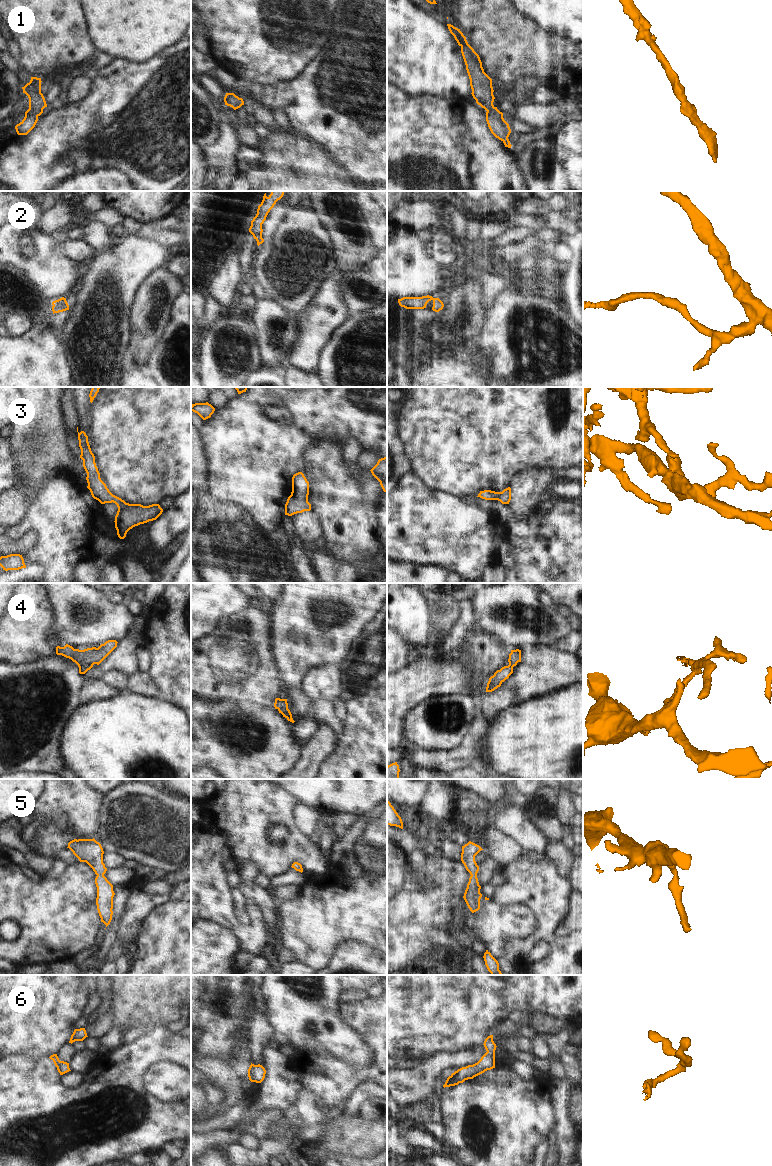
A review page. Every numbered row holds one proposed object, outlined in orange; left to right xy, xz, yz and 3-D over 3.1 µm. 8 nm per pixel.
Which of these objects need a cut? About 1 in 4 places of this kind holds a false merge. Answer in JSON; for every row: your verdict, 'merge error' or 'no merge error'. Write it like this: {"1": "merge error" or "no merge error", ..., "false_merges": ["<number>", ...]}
{"1": "no merge error", "2": "merge error", "3": "no merge error", "4": "merge error", "5": "no merge error", "6": "no merge error", "false_merges": ["2", "4"]}

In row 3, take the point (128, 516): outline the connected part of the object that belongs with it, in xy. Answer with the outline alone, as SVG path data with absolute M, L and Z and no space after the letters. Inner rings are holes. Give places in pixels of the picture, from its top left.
M77 427L77 432L78 432L78 427ZM81 431L80 433L78 432L78 440L79 440L79 447L81 449L80 458L83 460L83 467L84 467L86 473L87 473L87 477L86 477L86 480L87 480L87 483L88 483L87 488L90 490L92 497L94 499L98 500L101 504L112 503L113 502L118 507L118 511L117 511L117 514L115 516L115 521L114 522L115 522L115 528L117 530L117 535L120 539L124 539L126 537L127 532L130 529L132 529L133 527L138 526L140 524L147 523L149 521L156 520L162 514L163 509L160 507L159 504L152 504L152 505L149 505L149 506L143 506L141 504L129 504L129 503L126 503L121 498L113 495L109 491L109 489L107 488L106 484L100 478L100 473L99 473L98 468L97 468L96 463L95 463L95 456L91 451L89 442L88 442L88 436L86 435L86 433L84 431Z

